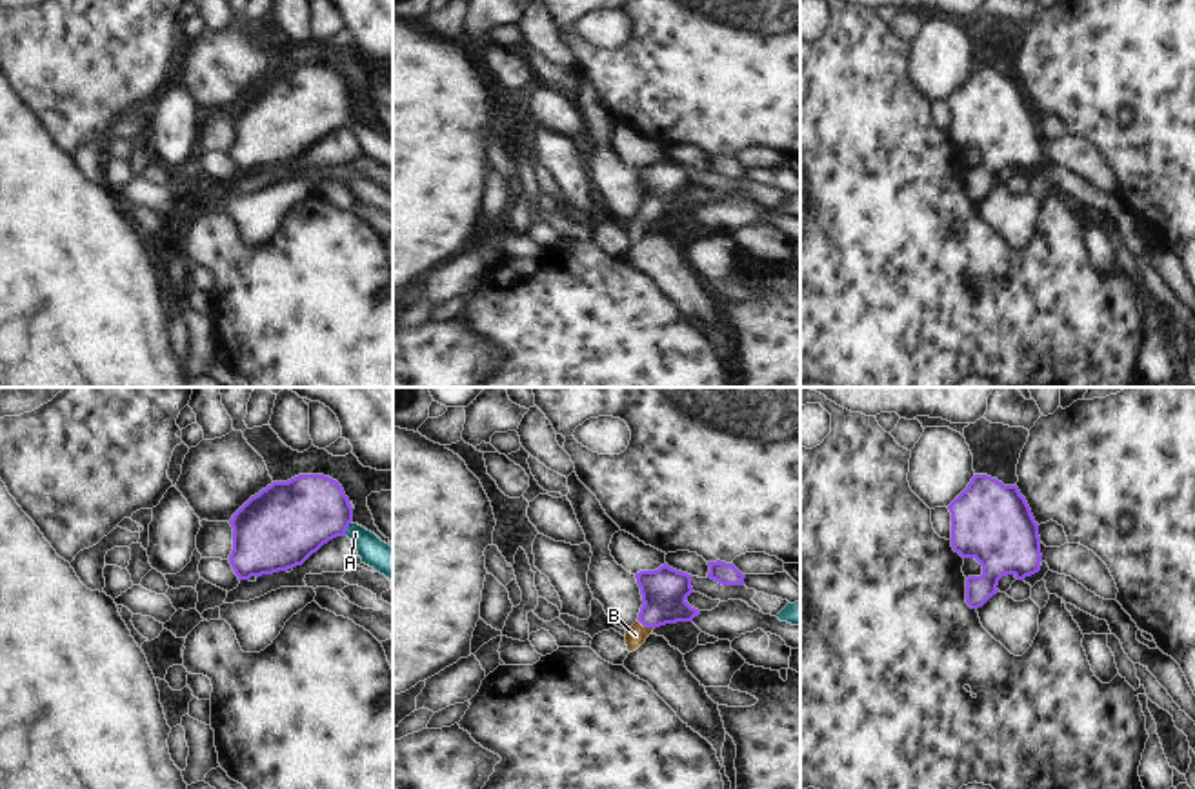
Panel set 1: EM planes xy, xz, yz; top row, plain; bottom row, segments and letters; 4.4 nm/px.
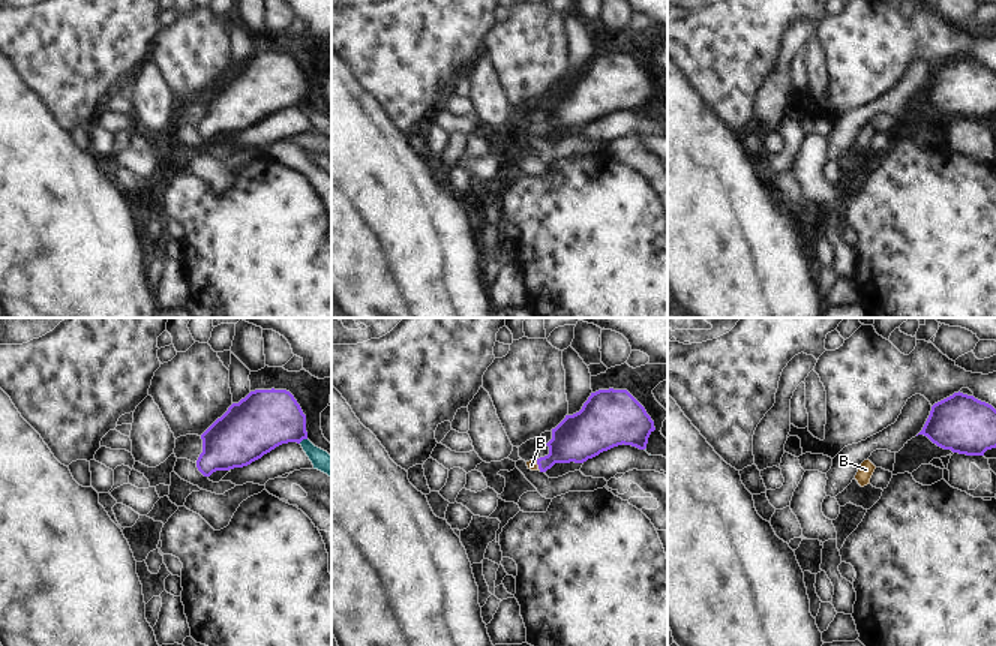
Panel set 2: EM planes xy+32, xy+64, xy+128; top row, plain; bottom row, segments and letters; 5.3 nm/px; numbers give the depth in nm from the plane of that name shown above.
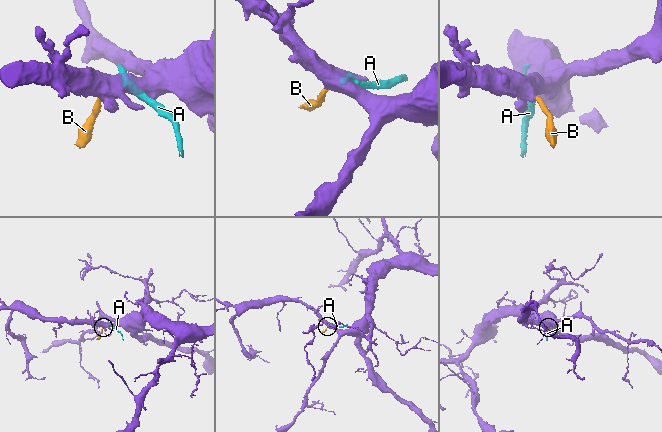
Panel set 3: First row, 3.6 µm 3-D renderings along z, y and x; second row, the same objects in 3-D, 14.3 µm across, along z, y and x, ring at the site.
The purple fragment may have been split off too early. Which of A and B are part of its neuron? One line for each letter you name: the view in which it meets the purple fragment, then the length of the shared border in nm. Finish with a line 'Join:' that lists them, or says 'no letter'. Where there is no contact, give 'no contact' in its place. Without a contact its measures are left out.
B: xz | 90 nm
Join: B

